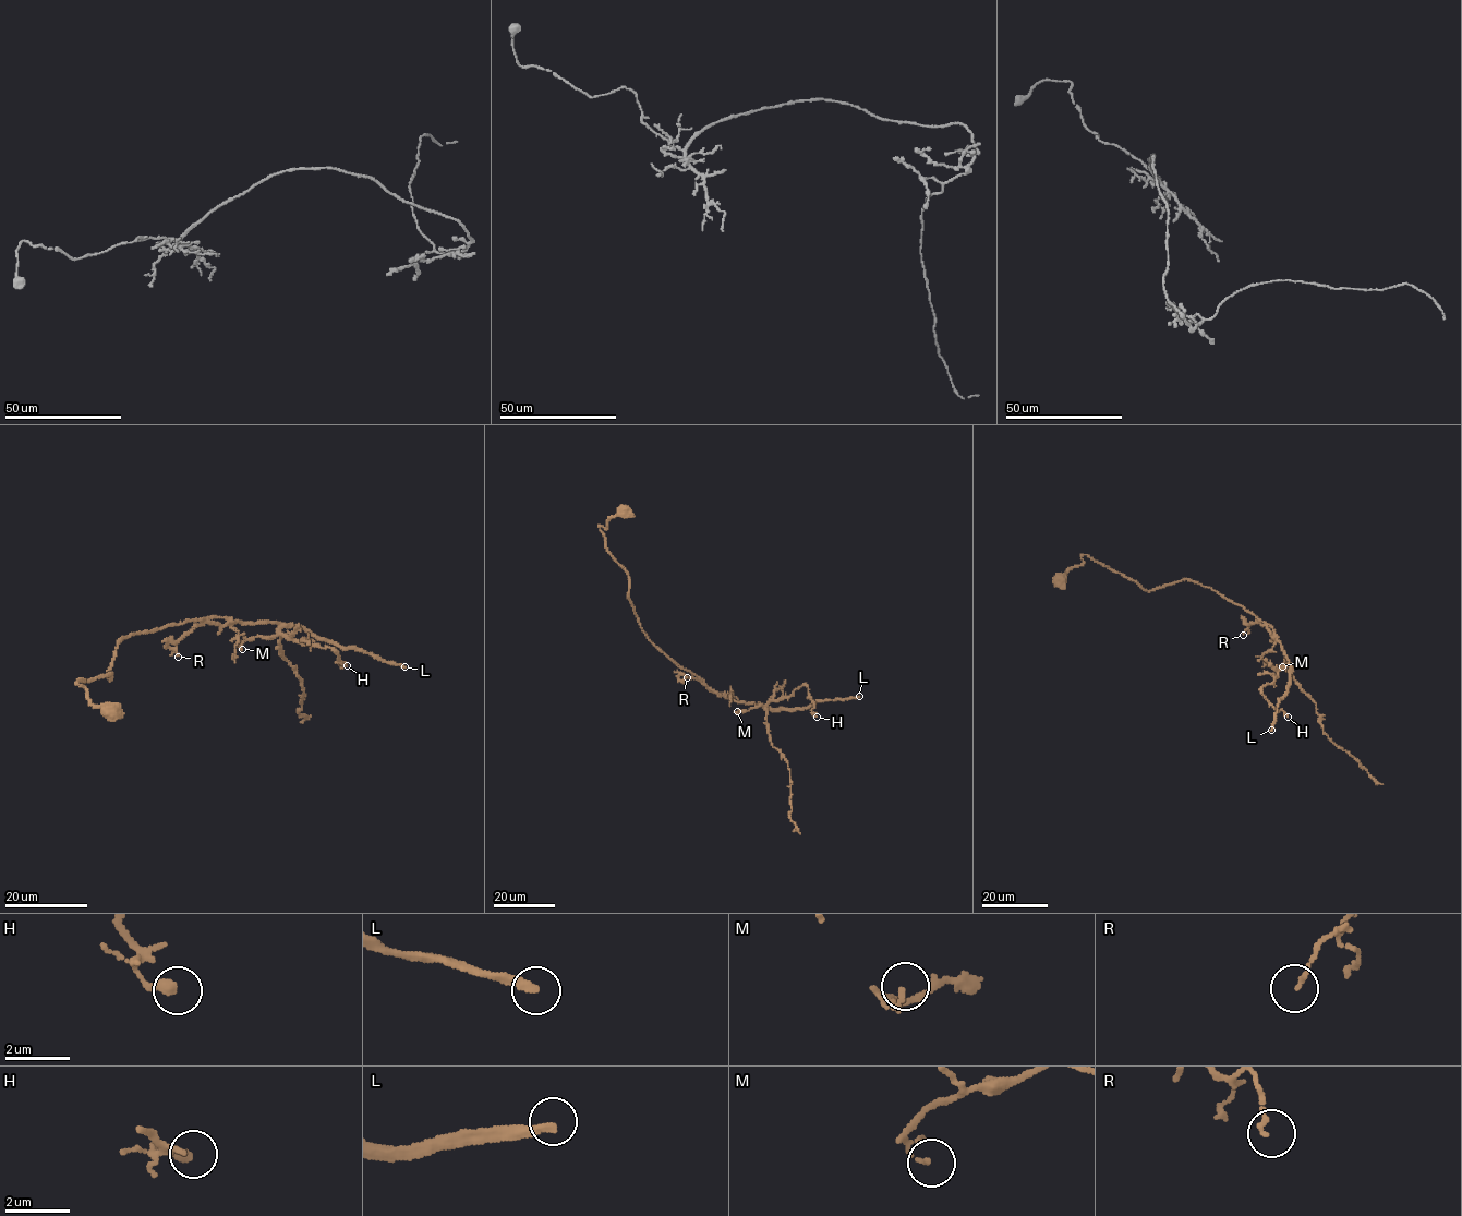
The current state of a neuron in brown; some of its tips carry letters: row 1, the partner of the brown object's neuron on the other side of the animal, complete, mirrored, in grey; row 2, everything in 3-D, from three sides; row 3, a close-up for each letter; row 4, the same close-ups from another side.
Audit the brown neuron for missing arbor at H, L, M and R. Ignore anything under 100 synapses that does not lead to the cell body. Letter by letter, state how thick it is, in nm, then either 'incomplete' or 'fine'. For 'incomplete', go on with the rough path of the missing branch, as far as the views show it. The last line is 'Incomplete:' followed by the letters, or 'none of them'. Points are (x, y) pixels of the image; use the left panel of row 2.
H: 300 nm | fine
L: 260 nm | incomplete
M: 100 nm | fine
R: 120 nm | fine
Incomplete: L

